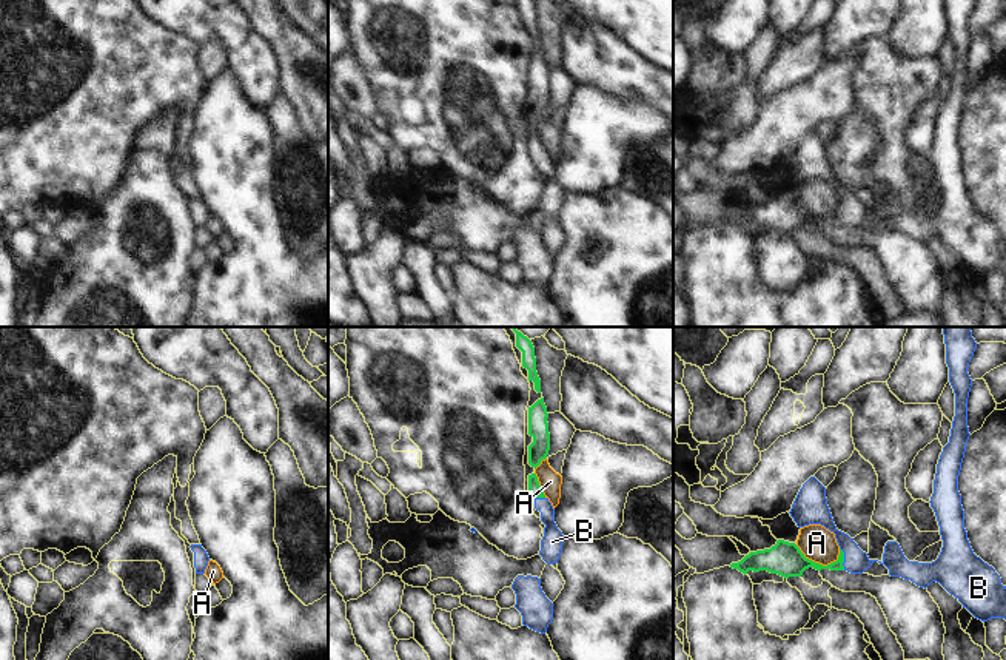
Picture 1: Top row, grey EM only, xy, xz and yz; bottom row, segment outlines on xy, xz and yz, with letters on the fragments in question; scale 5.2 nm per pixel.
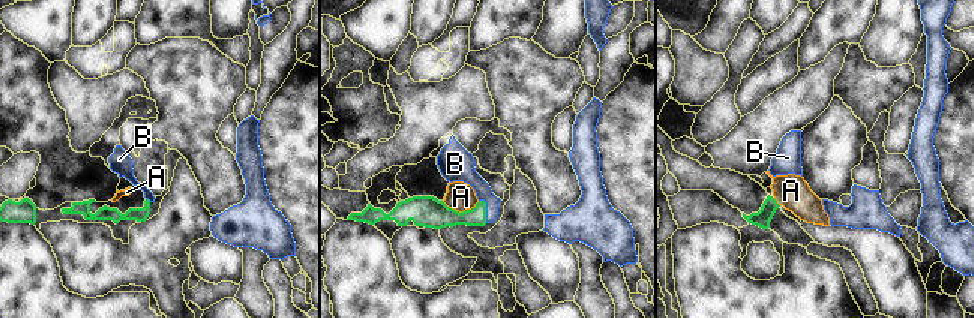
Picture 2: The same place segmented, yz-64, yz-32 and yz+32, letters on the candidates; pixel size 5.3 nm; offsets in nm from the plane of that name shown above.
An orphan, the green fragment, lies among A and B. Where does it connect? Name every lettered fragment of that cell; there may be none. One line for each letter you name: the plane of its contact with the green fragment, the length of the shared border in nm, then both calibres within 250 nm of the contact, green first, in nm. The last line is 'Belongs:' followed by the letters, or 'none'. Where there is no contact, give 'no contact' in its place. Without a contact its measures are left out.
B: contact in yz; length 120 nm; calibres 120 and 130 nm
Belongs: B

